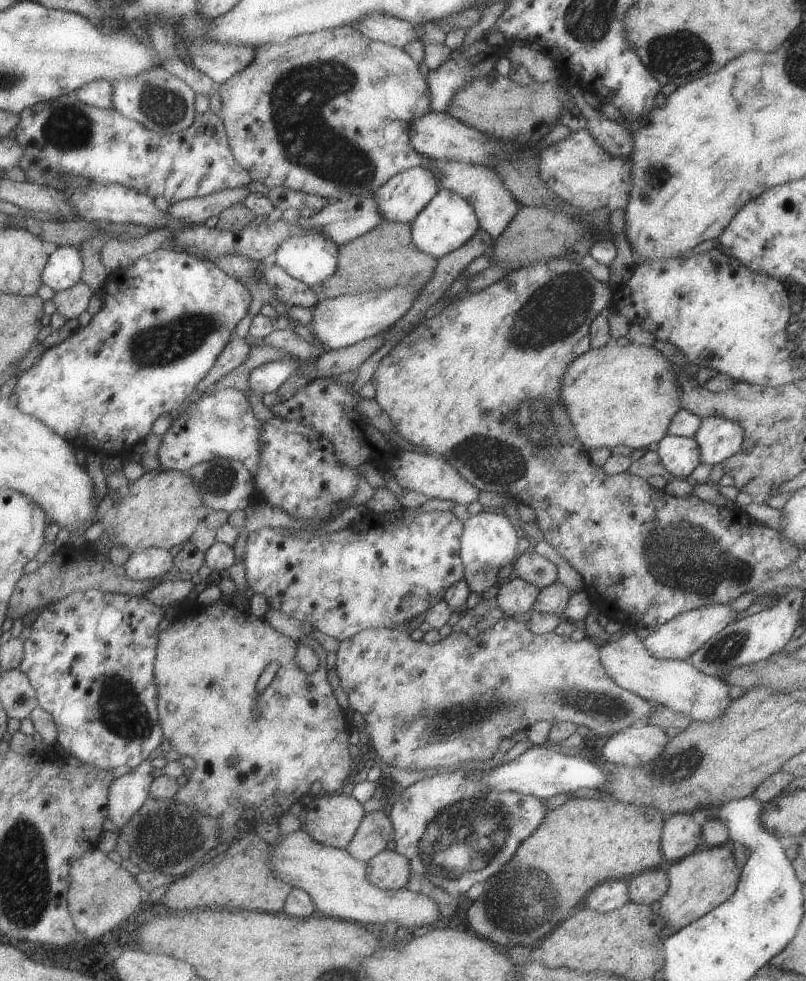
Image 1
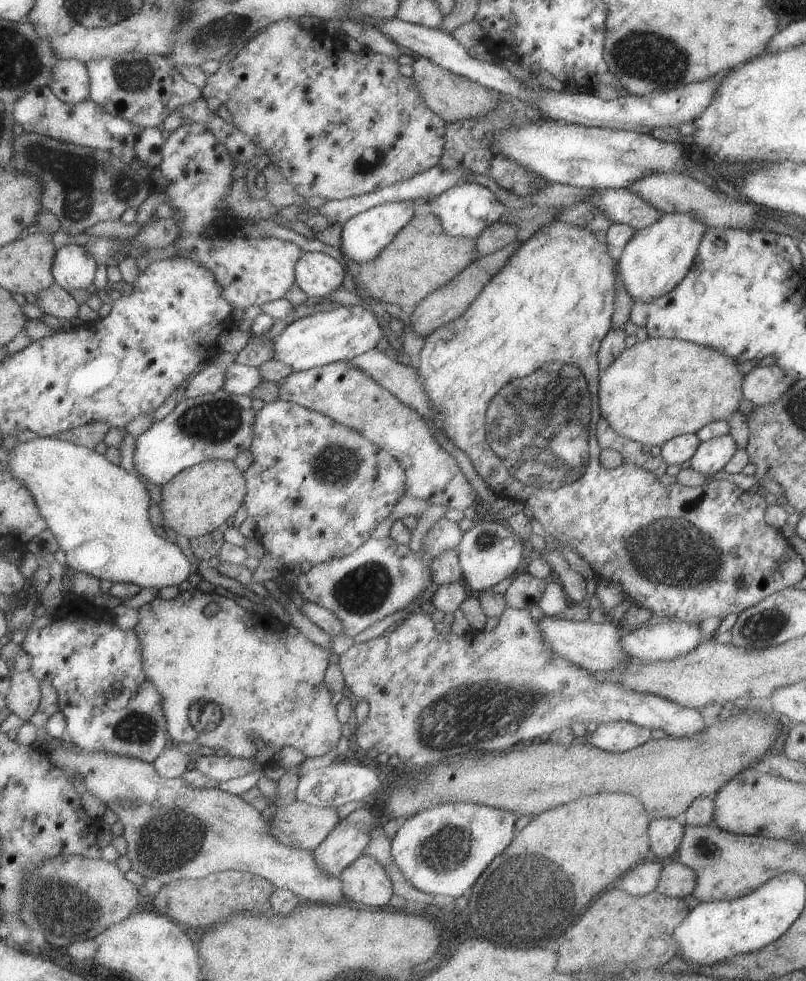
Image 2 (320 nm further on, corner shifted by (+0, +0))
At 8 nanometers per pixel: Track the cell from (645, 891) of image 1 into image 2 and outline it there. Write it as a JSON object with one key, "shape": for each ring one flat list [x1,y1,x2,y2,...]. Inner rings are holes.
{"shape":[[672,861,662,868,654,890,666,897,682,898,692,894,695,885,696,876,693,870,679,861]]}

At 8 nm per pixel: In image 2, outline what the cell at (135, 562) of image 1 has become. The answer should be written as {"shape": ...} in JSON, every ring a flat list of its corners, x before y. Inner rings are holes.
{"shape":[[37,436,18,442,9,452,8,469,29,489,40,515,45,519,46,528,53,533,58,548,65,554,66,568,85,572,99,581,133,583,141,589,182,587,191,574,191,562,175,543,164,540,153,531,147,514,150,498,137,474,109,462,105,455,98,454,94,449,56,440,52,436]]}

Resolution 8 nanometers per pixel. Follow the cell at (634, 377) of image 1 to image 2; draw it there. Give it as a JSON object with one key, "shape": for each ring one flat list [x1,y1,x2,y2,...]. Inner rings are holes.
{"shape":[[648,336,626,348,598,375,598,404,601,415,616,434,640,442,642,446,661,446,674,436,696,433,714,420,726,421,744,398,741,390,743,377,737,370,736,360,714,348,691,341]]}

